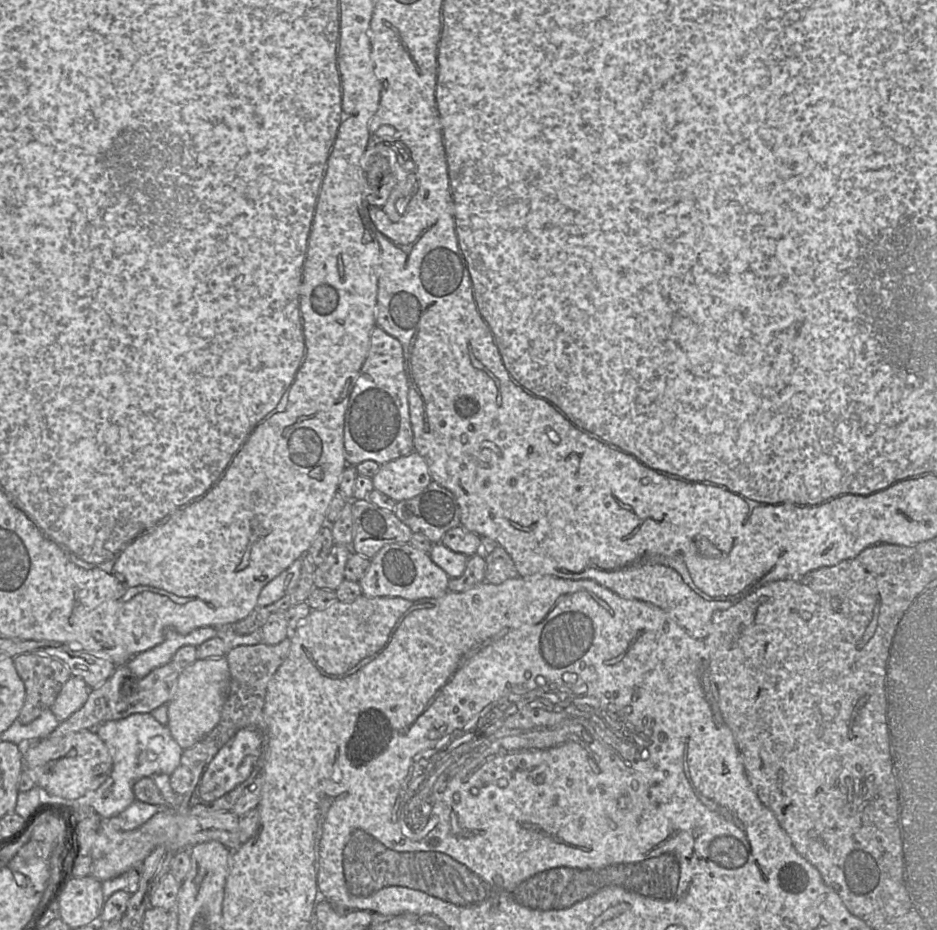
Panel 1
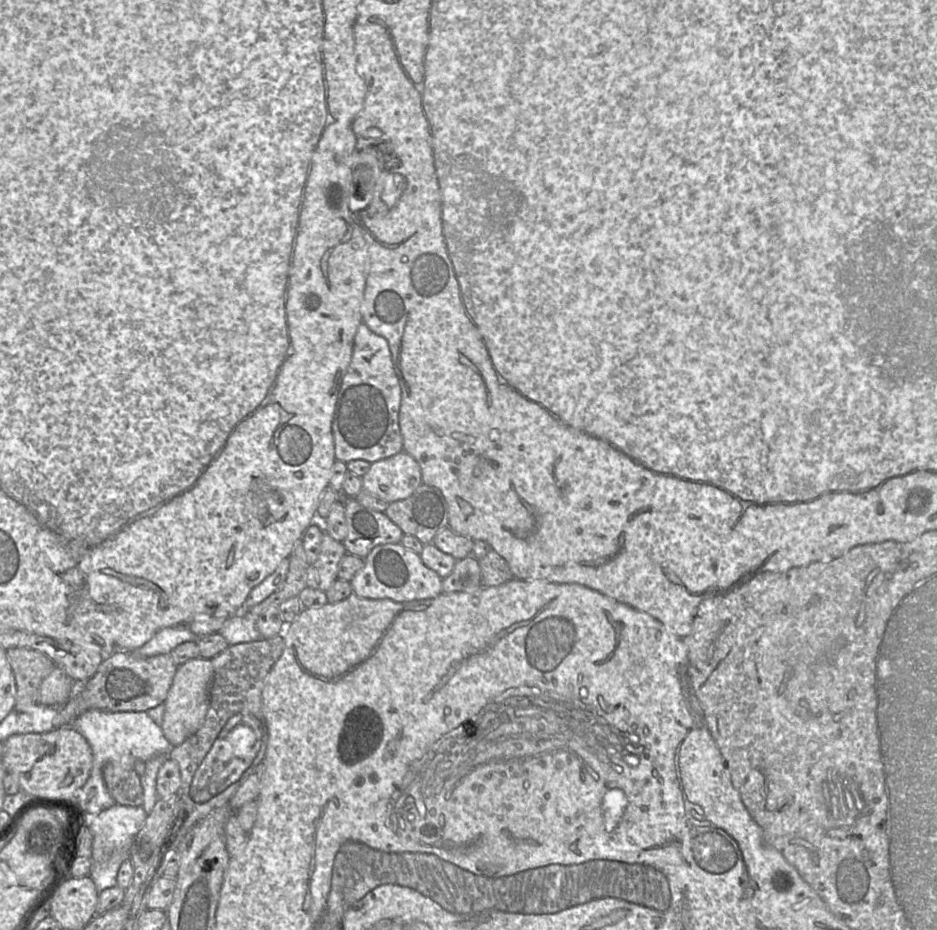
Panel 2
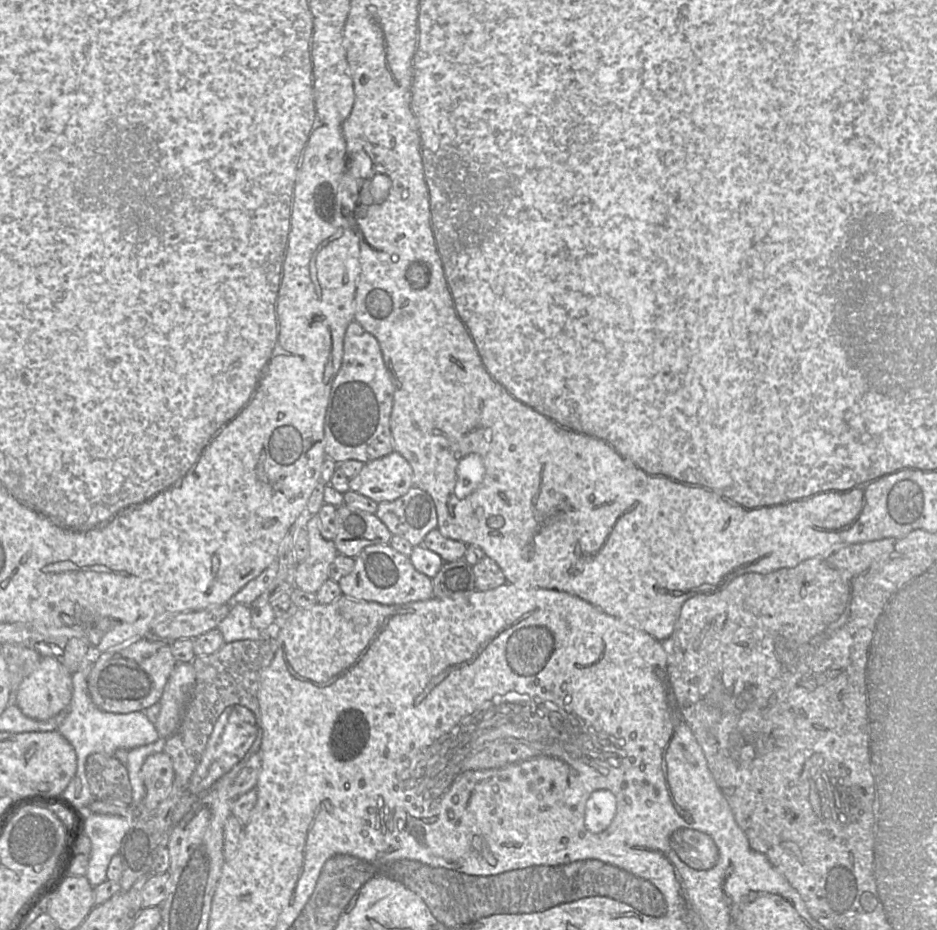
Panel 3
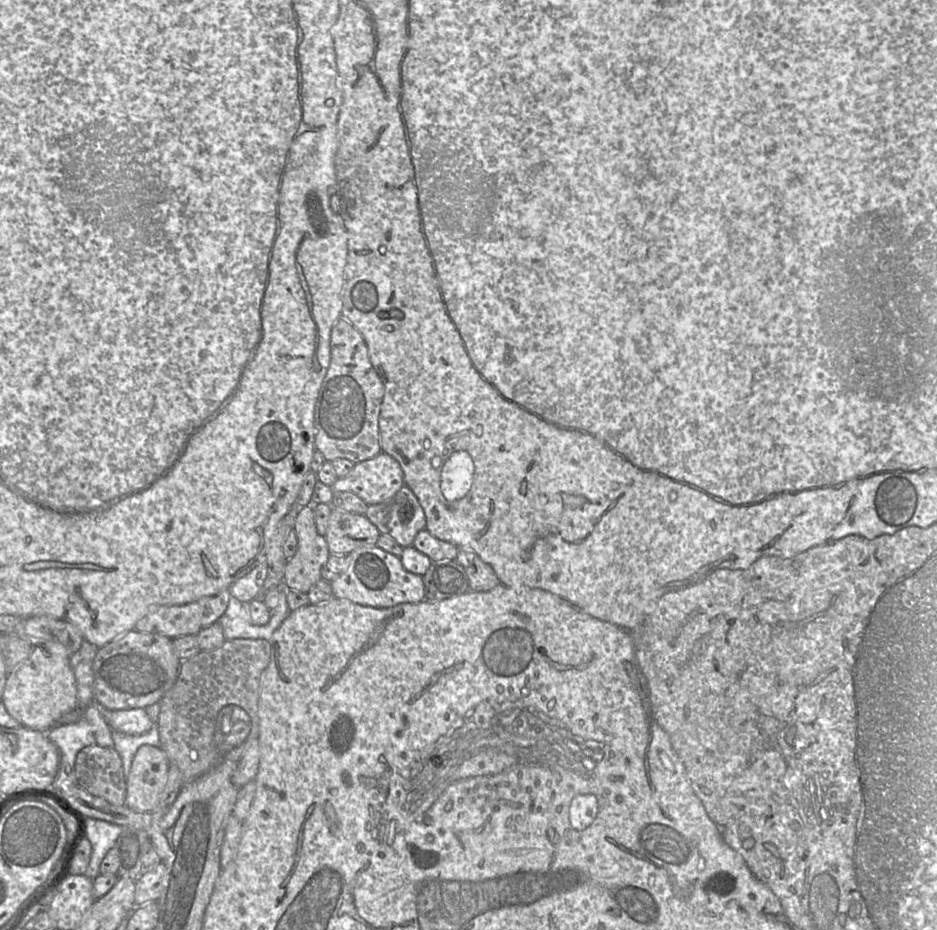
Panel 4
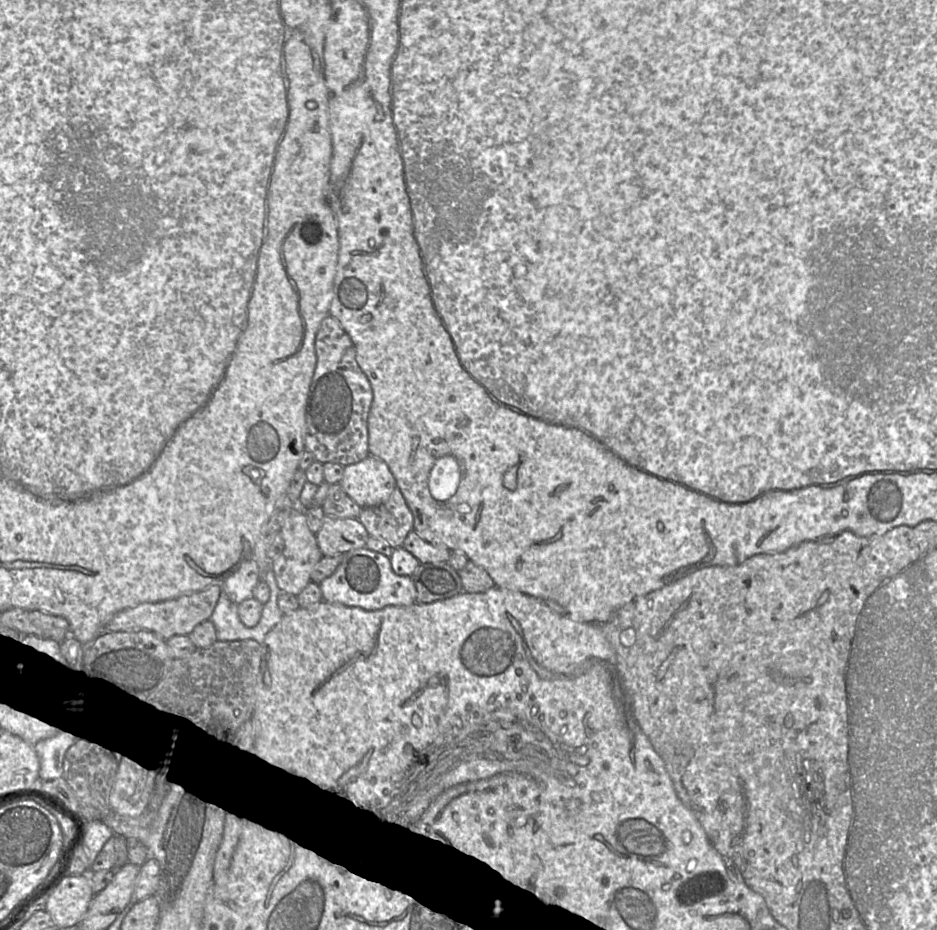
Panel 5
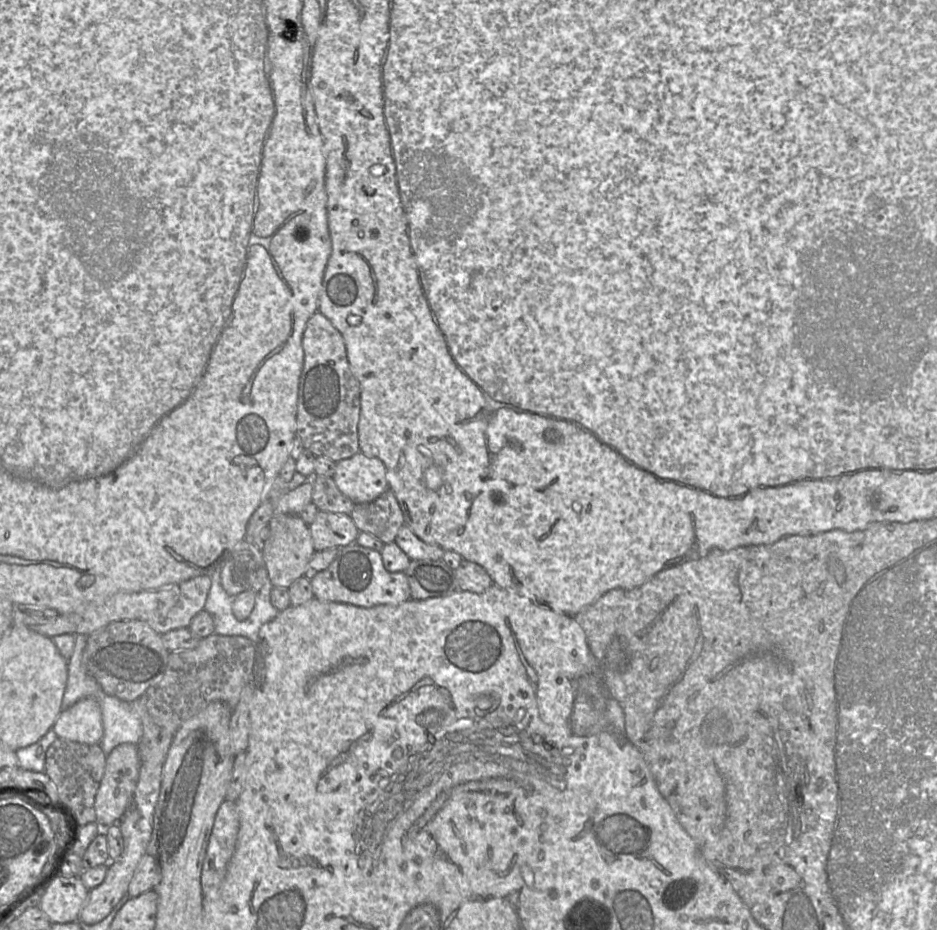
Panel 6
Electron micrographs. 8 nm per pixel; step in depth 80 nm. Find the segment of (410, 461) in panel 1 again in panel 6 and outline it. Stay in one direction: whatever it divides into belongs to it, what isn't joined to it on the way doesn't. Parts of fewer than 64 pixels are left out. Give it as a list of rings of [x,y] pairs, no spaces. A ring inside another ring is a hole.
[[[361,452],[337,462],[332,479],[355,505],[372,502],[389,490],[383,462]]]

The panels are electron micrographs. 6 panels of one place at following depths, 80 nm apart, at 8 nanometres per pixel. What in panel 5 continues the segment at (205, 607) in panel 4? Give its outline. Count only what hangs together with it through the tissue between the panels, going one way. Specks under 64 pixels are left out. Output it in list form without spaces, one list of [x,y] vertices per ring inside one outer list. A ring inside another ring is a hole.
[[[211,585],[208,588],[183,595],[171,600],[155,603],[142,603],[116,613],[107,624],[103,633],[117,631],[147,630],[155,633],[164,640],[176,635],[189,635],[200,623],[210,620],[222,591],[222,585]]]

